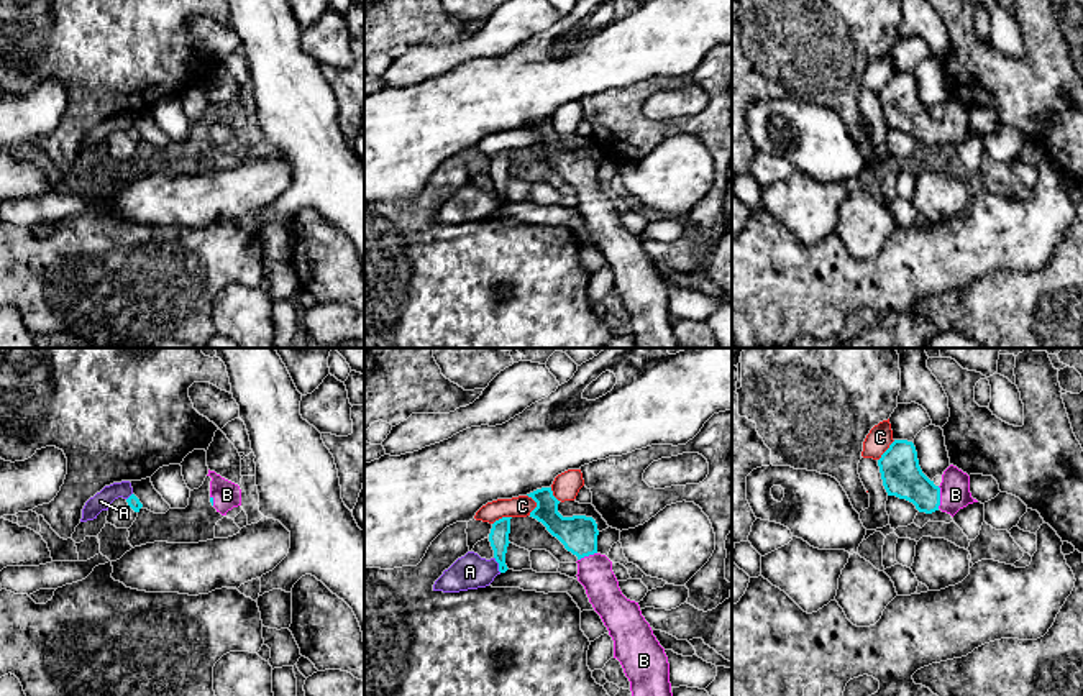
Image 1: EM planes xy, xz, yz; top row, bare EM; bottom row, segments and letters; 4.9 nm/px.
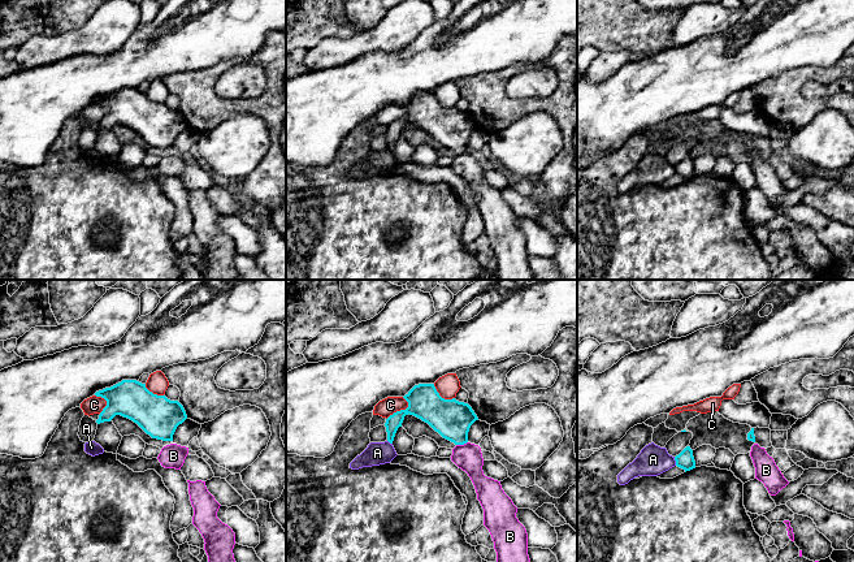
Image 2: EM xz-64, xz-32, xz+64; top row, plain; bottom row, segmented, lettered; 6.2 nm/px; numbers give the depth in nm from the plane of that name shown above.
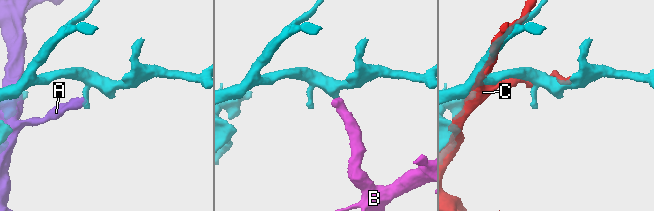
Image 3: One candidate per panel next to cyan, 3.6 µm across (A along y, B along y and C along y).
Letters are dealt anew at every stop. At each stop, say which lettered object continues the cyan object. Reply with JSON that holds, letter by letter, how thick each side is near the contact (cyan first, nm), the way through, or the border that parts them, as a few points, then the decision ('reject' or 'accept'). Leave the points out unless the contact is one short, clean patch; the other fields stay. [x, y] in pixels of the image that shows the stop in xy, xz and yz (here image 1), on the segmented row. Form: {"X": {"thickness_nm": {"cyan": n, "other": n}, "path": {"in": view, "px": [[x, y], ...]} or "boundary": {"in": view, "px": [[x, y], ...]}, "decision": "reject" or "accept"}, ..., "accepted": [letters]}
{"A": {"thickness_nm": {"cyan": 100, "other": 170}, "decision": "reject"}, "B": {"thickness_nm": {"cyan": 200, "other": 150}, "path": {"in": "yz", "px": [[901, 475], [927, 498], [939, 498], [955, 494]]}, "decision": "accept"}, "C": {"thickness_nm": {"cyan": 180, "other": 100}, "decision": "reject"}, "accepted": ["B"]}

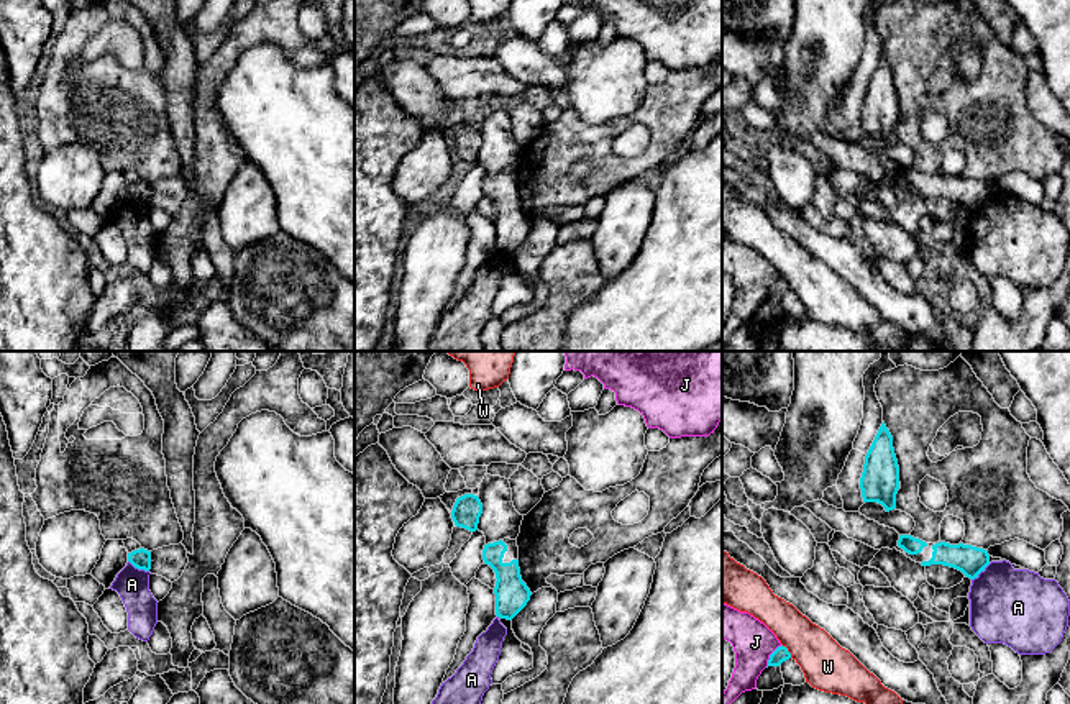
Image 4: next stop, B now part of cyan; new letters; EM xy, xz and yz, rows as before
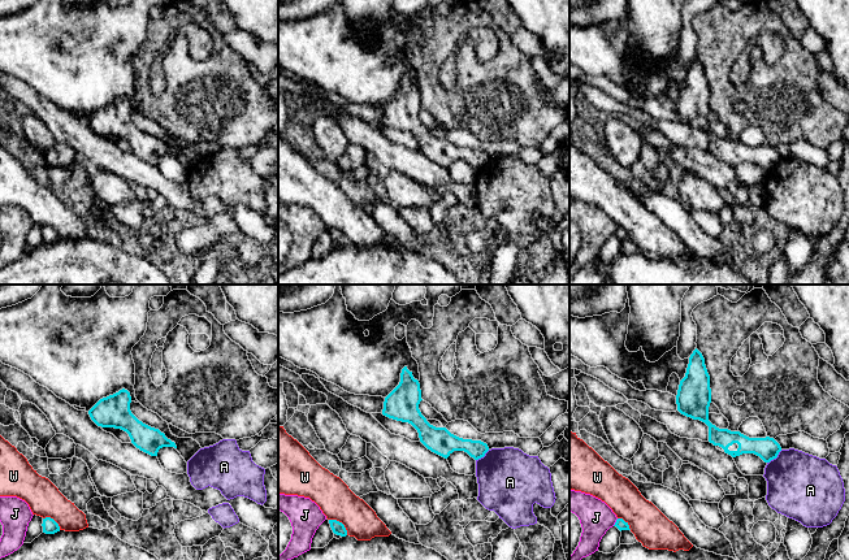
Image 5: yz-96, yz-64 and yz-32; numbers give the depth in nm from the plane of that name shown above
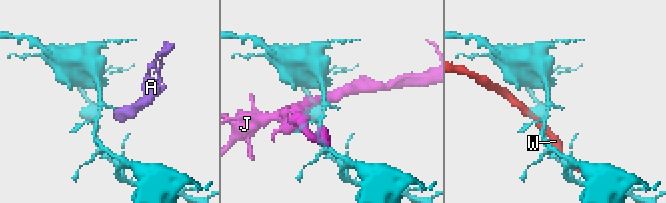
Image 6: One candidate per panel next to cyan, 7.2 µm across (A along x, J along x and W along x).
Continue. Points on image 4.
{"A": {"thickness_nm": {"cyan": 140, "other": 380}, "boundary": {"in": "yz", "px": [[990, 563], [972, 580]]}, "decision": "reject"}, "J": {"thickness_nm": {"cyan": 70, "other": 200}, "decision": "reject"}, "W": {"thickness_nm": {"cyan": 70, "other": 240}, "decision": "reject"}, "accepted": []}

